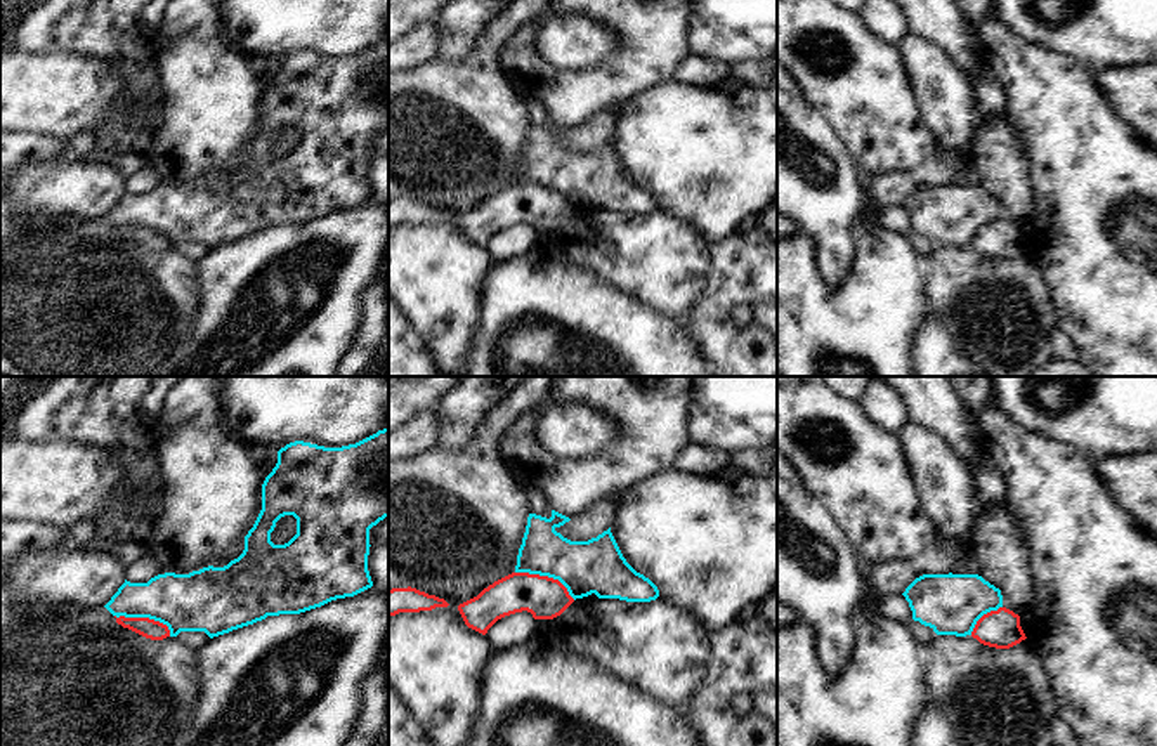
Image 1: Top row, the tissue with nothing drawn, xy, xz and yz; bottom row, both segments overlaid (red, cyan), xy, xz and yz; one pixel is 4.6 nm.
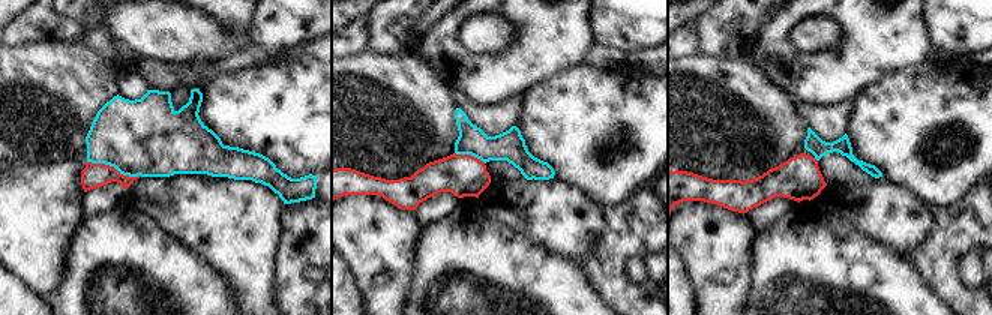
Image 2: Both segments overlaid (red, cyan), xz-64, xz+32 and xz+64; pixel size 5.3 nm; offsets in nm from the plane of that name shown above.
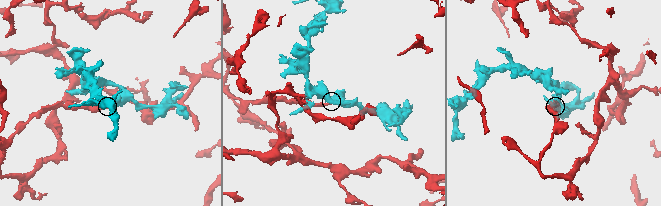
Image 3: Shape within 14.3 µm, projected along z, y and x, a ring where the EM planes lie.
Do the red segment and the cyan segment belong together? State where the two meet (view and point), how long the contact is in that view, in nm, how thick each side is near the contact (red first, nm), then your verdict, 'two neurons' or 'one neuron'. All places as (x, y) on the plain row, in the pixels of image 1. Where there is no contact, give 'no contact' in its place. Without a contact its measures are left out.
xy (146, 229) | 280 nm | 90/280 nm | two neurons

